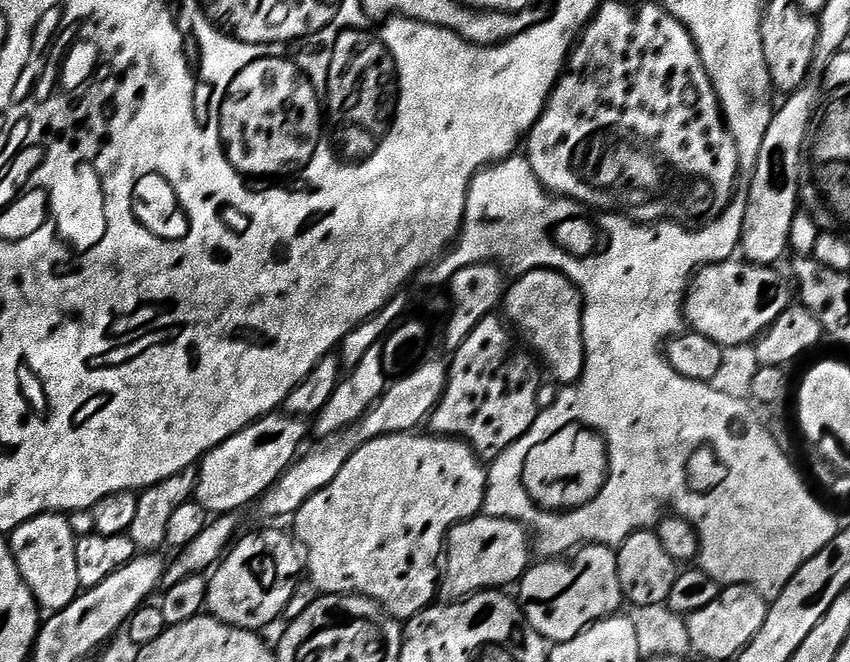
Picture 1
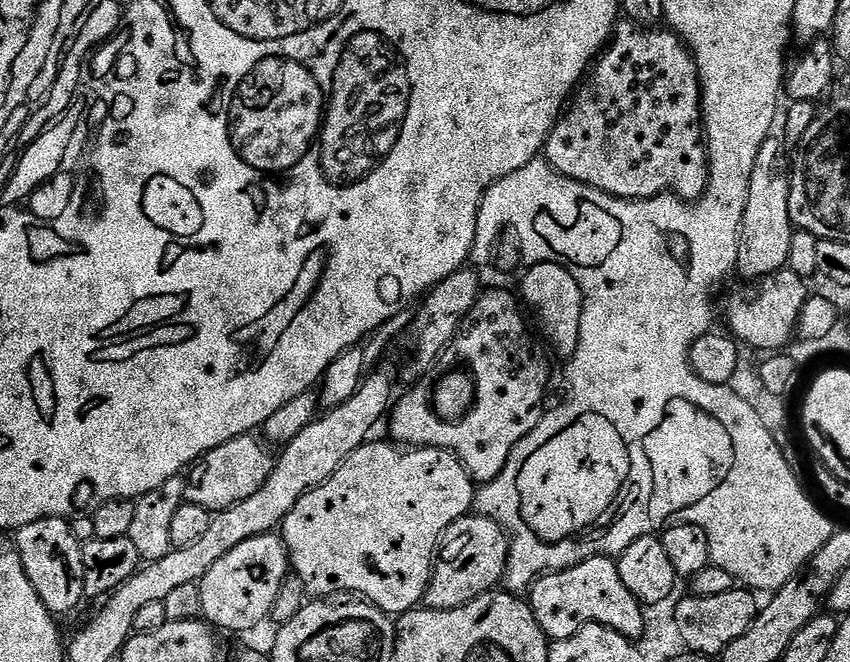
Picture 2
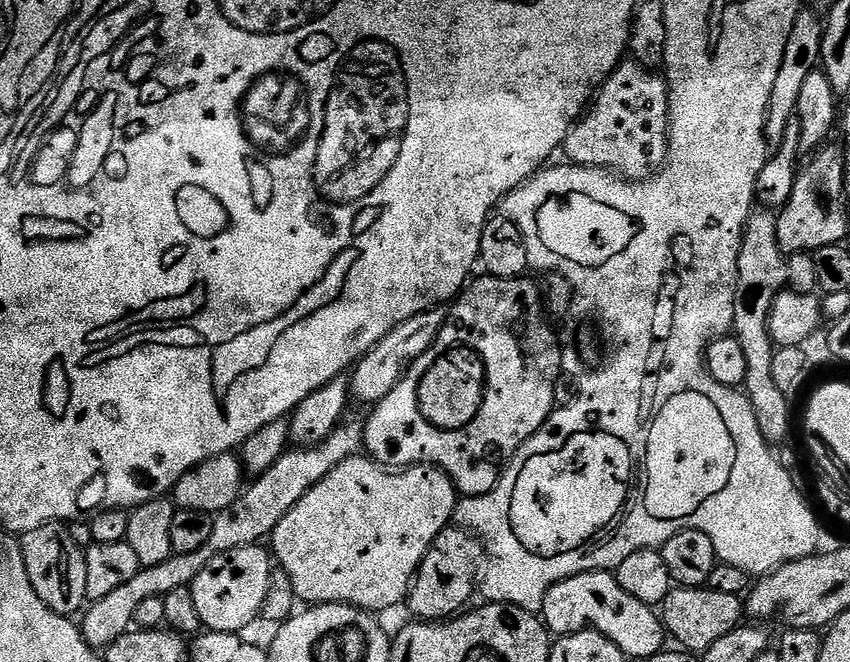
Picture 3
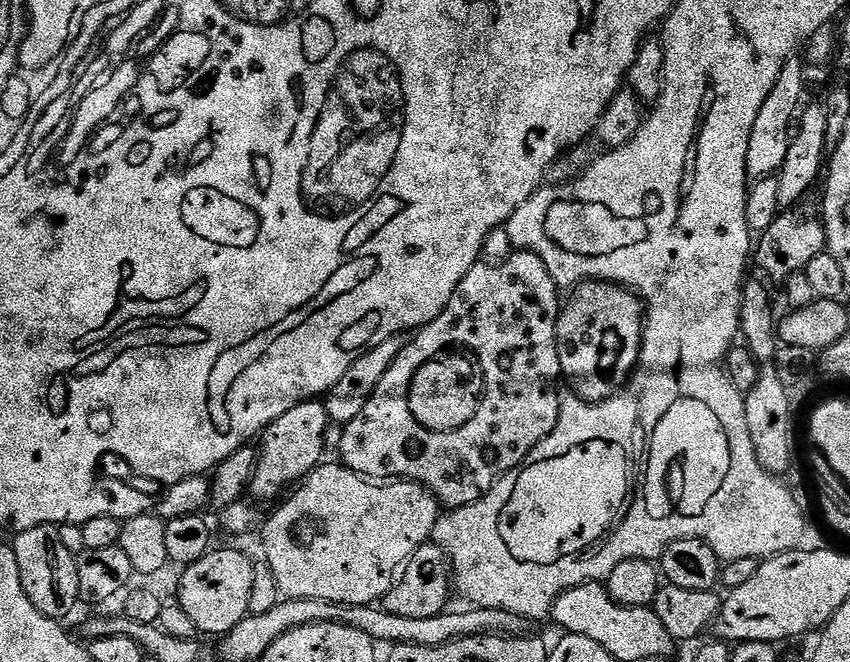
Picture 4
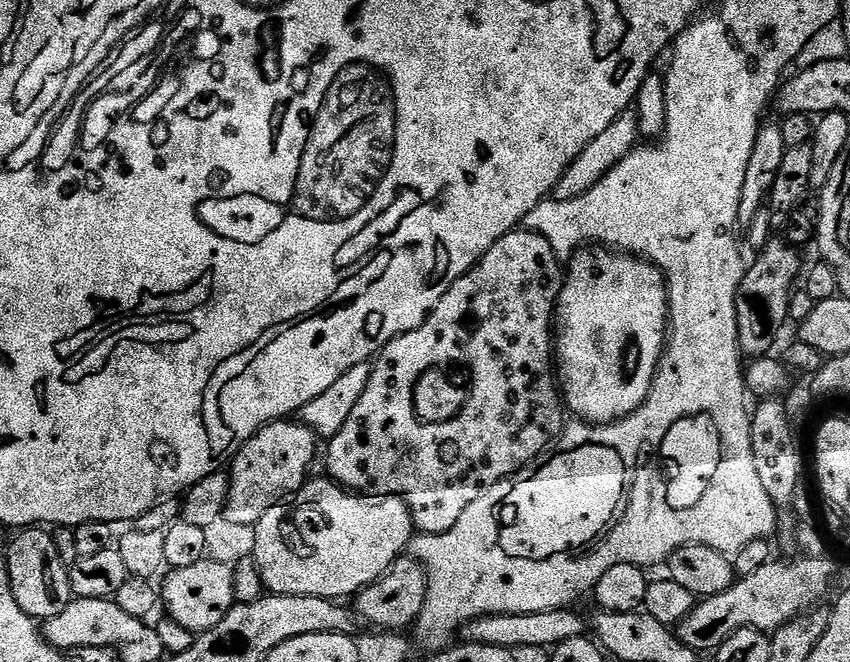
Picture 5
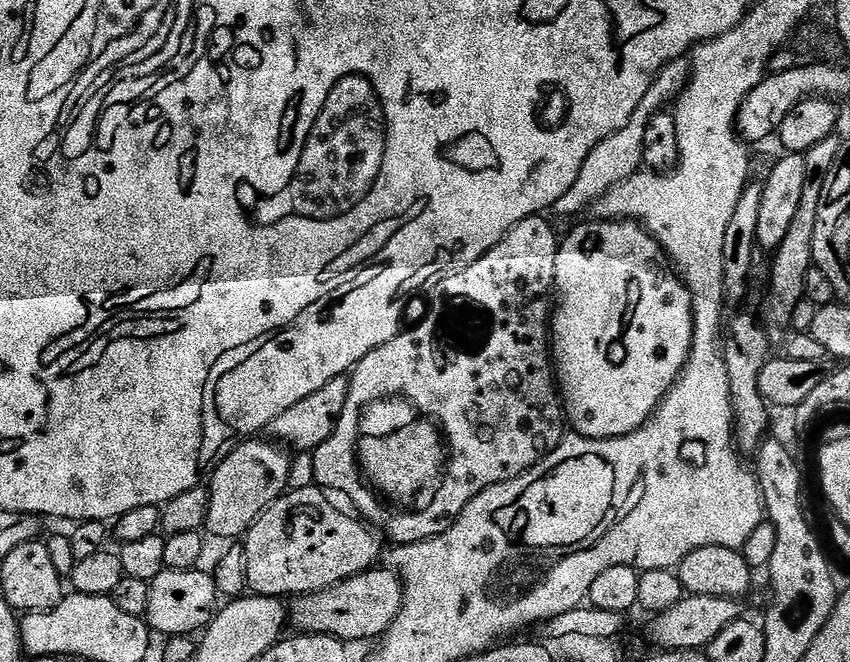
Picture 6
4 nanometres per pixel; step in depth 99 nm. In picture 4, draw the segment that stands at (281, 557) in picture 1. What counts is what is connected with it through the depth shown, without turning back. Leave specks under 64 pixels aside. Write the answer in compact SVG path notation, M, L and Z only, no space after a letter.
M236 548L209 550L201 560L187 565L180 576L178 599L190 614L197 633L209 632L215 638L227 636L248 615L250 589L254 586L254 560Z

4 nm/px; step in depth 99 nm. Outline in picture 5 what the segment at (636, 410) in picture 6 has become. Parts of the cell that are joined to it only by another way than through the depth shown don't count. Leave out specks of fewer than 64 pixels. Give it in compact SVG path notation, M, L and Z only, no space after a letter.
M585 246L573 252L566 264L566 275L560 285L560 296L556 299L554 313L554 364L558 369L558 387L567 411L571 415L573 412L576 415L573 417L581 421L599 426L613 424L614 421L622 420L640 409L644 404L644 399L650 394L652 383L656 380L656 367L660 364L660 357L664 354L669 327L668 286L664 282L663 274L655 264L649 264L641 257L625 254L608 246Z

